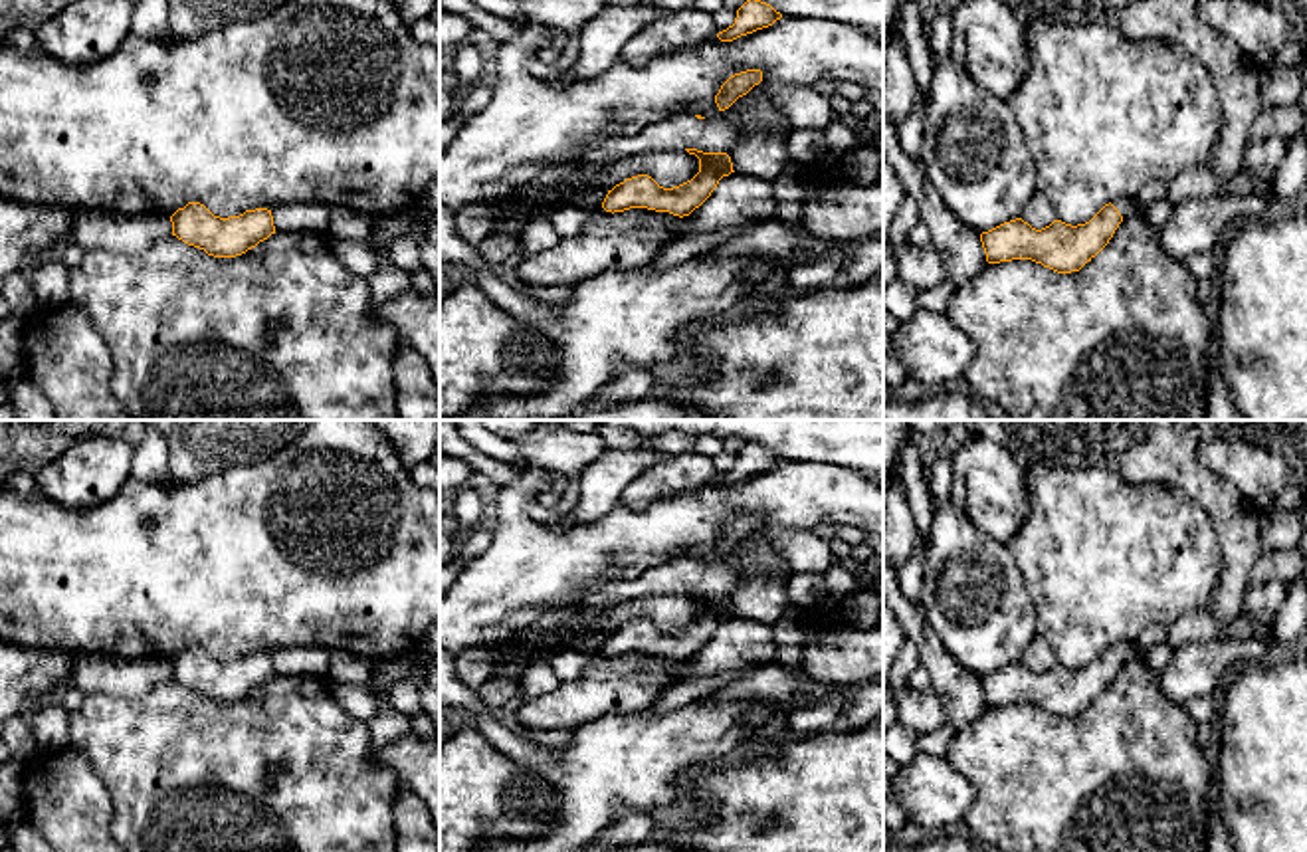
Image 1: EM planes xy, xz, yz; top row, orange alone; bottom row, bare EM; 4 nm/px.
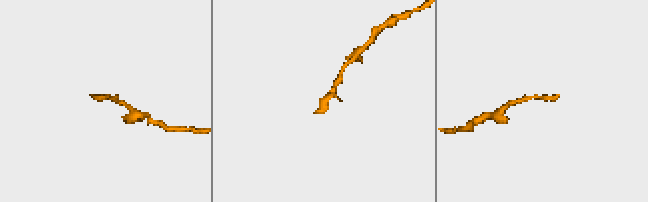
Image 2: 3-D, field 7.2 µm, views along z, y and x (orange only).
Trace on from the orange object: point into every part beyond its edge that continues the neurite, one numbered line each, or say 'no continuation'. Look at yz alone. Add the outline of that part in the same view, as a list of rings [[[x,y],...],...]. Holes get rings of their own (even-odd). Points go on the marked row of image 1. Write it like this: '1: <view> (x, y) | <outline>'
1: yz (1125, 205) | [[[1121,196],[1121,198],[1113,200],[1111,204],[1119,210],[1119,214],[1123,218],[1131,216],[1131,214],[1143,214],[1143,208],[1135,196]]]

